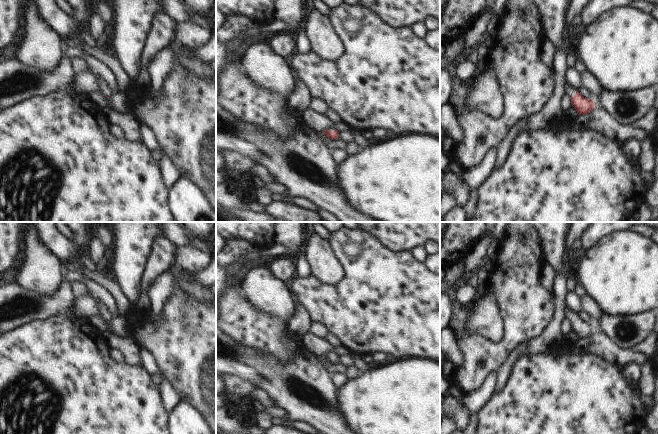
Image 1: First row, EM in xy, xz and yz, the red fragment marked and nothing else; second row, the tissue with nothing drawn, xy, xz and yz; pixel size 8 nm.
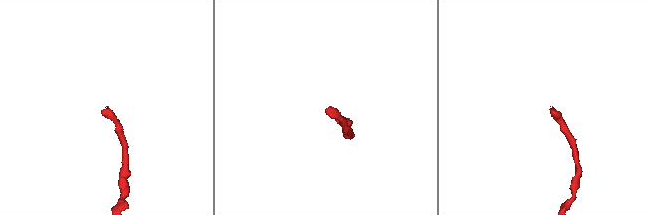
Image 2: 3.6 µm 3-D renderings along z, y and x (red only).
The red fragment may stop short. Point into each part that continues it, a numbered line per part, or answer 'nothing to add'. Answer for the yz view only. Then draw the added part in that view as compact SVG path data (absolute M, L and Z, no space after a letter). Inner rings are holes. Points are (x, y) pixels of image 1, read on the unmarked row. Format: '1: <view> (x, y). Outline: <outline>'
1: yz (570, 315). Outline: M566 306L566 308L565 308L565 313L566 313L566 317L568 318L568 319L570 319L570 320L574 320L574 319L576 319L576 314L574 314L573 312L571 312L569 309L568 309L568 307Z

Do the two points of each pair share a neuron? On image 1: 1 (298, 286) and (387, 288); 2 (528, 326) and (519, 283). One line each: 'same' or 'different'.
1: same
2: same

